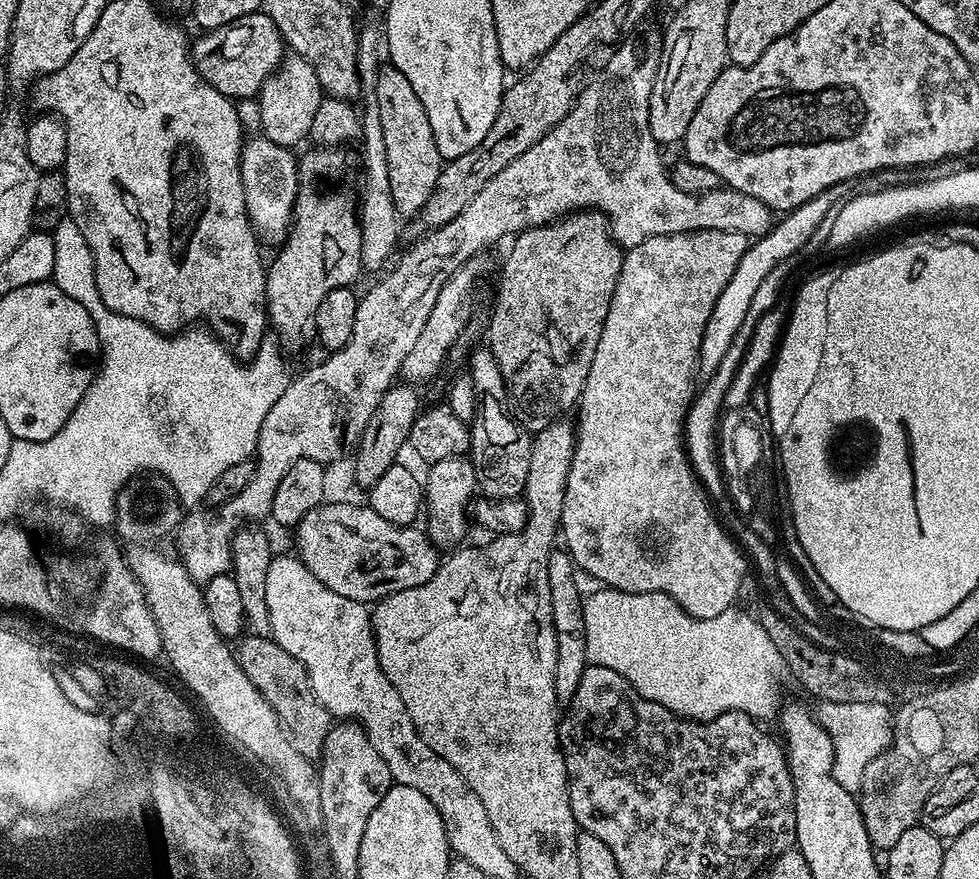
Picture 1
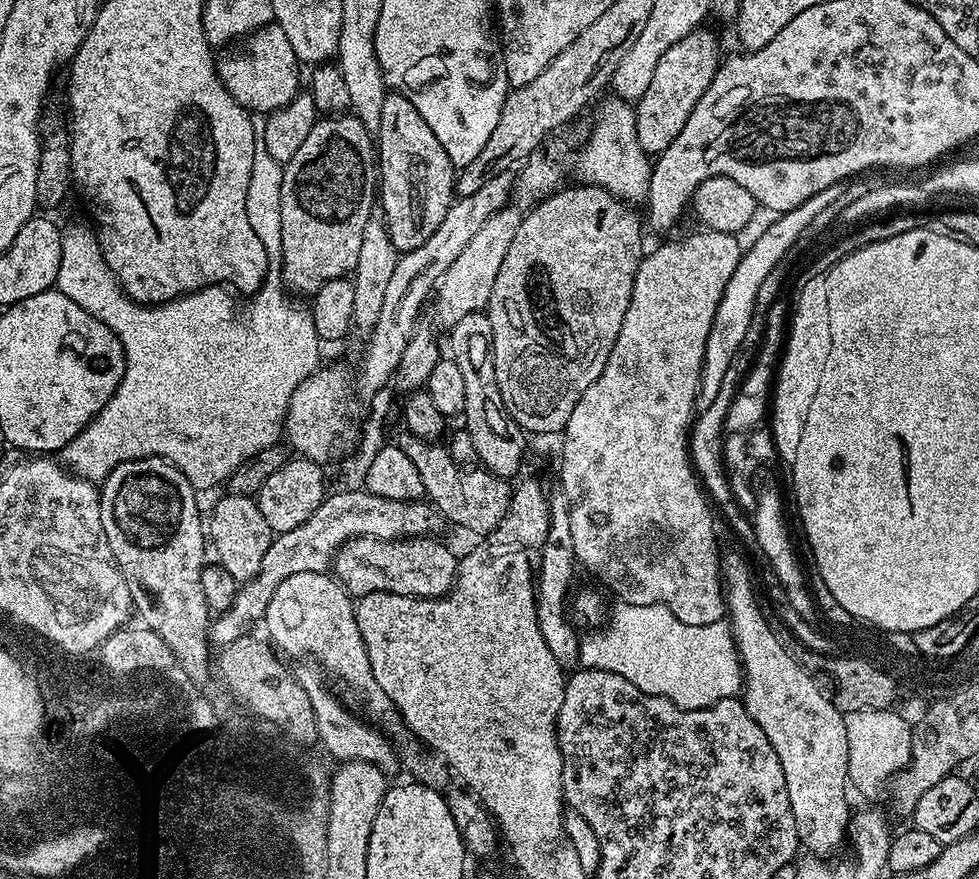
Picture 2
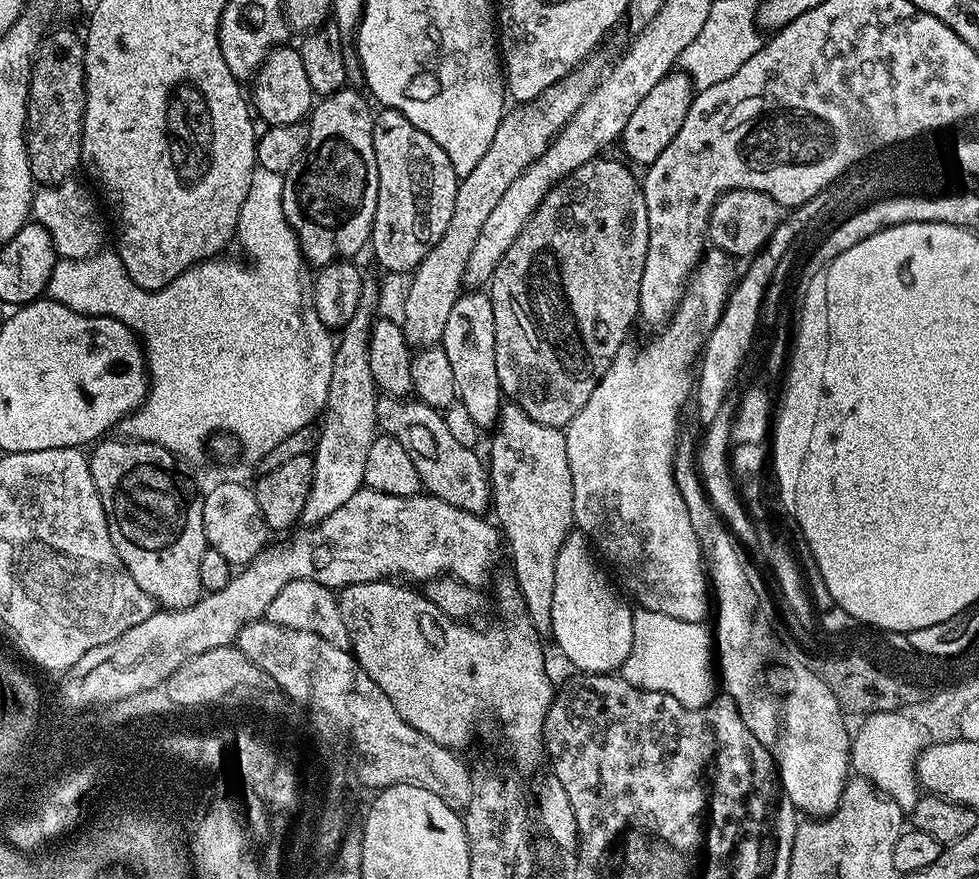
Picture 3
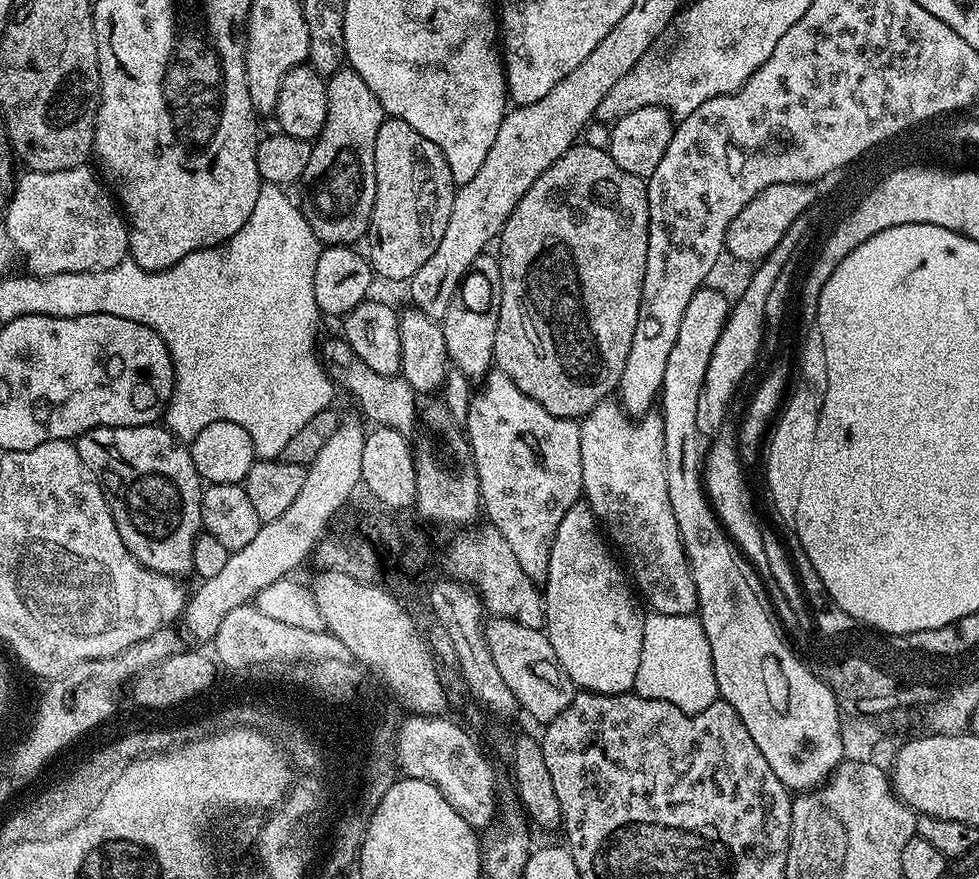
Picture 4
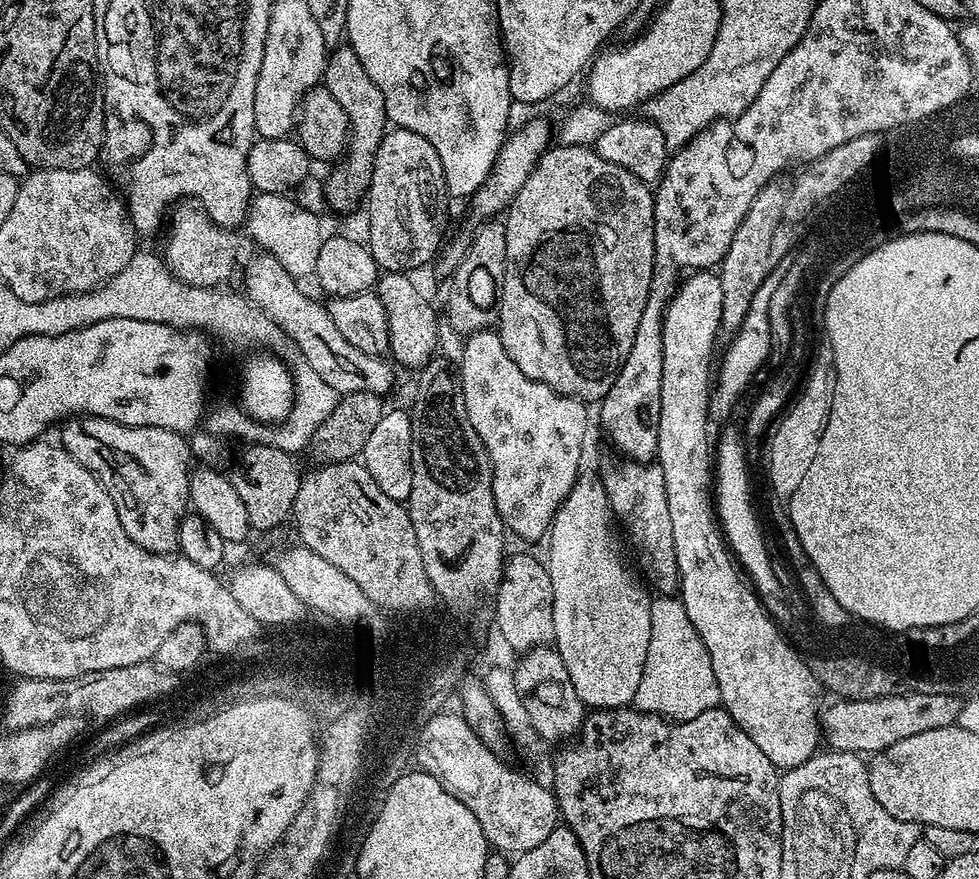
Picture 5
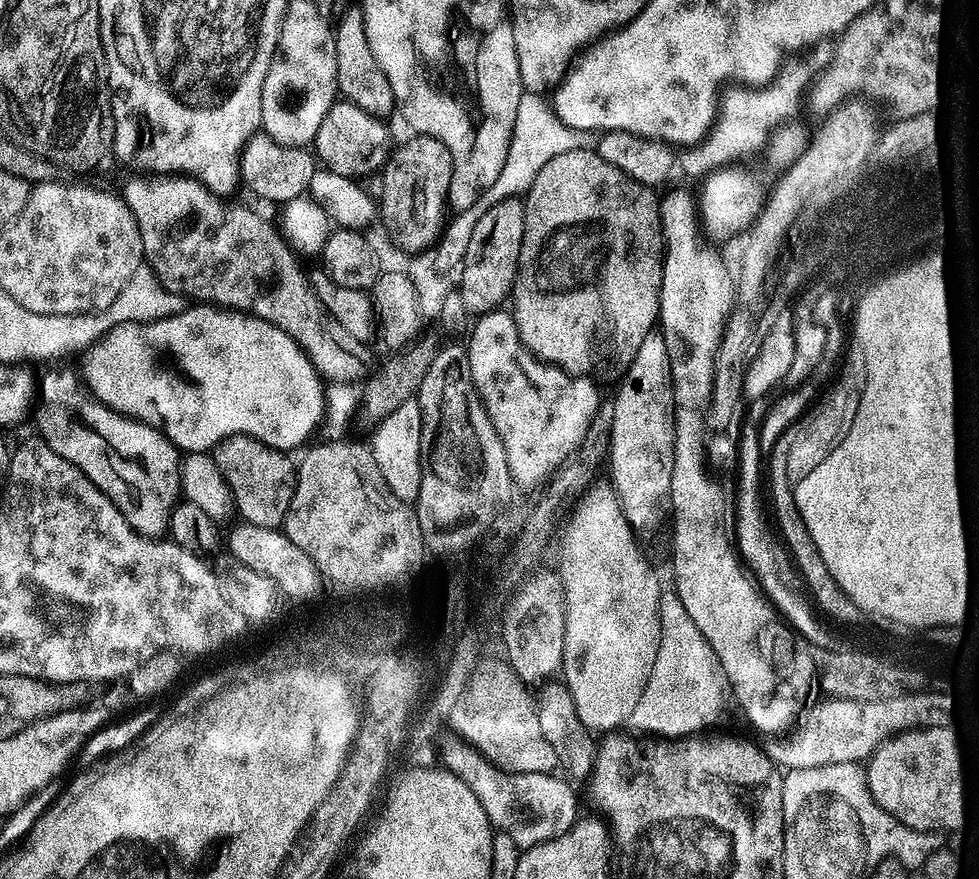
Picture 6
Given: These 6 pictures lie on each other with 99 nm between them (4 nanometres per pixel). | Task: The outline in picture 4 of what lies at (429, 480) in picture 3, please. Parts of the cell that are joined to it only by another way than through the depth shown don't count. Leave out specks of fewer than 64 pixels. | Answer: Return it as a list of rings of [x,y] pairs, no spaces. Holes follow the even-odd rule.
[[[342,338],[328,340],[319,345],[320,359],[324,362],[324,368],[337,385],[340,384],[356,399],[356,404],[369,416],[373,425],[381,428],[393,428],[405,434],[411,433],[418,424],[418,393],[404,380],[403,376],[397,374],[387,376],[370,370],[354,350]]]

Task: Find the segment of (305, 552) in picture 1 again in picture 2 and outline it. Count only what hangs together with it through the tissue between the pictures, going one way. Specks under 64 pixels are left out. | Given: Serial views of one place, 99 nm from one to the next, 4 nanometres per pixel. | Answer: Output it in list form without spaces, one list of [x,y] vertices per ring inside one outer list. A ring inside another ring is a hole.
[[[431,535],[426,536],[407,536],[405,538],[400,538],[397,540],[384,540],[378,539],[376,537],[366,537],[360,536],[356,538],[351,538],[349,541],[341,545],[339,550],[336,553],[336,557],[334,557],[333,565],[332,565],[332,572],[337,579],[343,586],[349,591],[349,595],[354,598],[359,598],[361,596],[365,596],[366,594],[370,593],[392,593],[398,594],[402,597],[410,597],[410,596],[417,596],[418,598],[426,598],[429,600],[430,598],[438,598],[439,596],[447,596],[448,592],[455,586],[456,584],[456,569],[458,567],[458,556],[457,553],[452,553],[450,549],[447,548],[446,545],[443,544],[440,540],[432,540],[436,539],[433,538]]]

